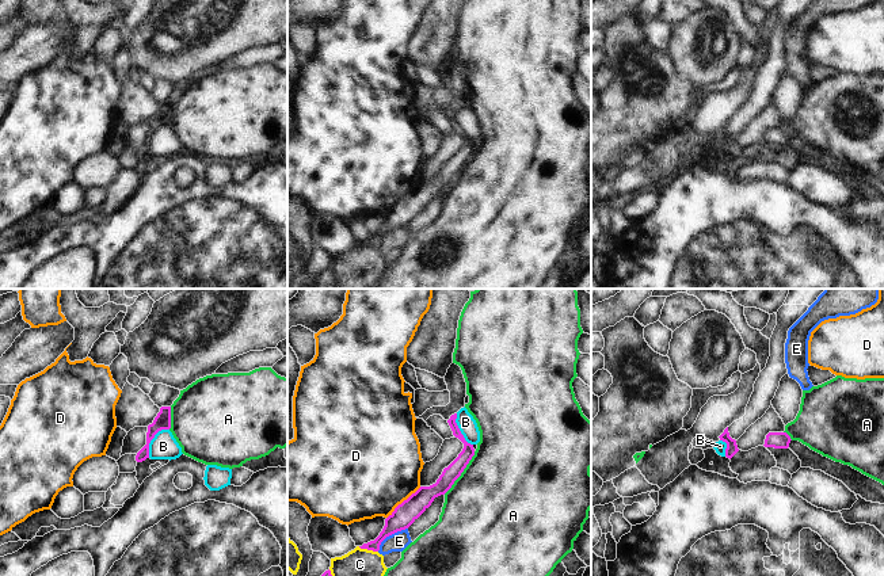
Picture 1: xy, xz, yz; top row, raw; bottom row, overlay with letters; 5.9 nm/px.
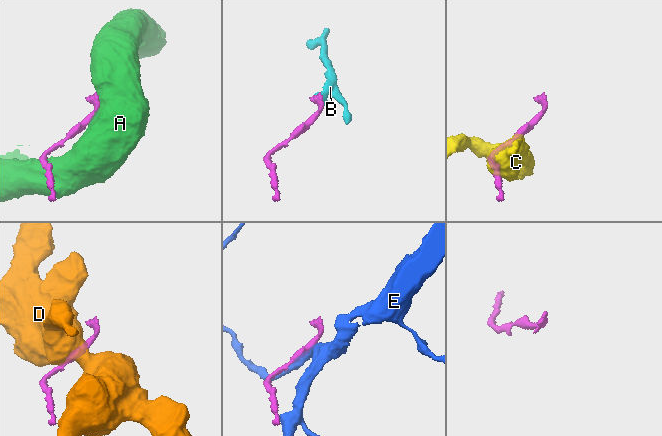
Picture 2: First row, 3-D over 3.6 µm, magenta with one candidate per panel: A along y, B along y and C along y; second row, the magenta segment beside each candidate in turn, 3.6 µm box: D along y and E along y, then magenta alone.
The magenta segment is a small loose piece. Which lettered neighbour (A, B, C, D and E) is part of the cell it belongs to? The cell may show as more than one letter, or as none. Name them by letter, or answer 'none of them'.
B

